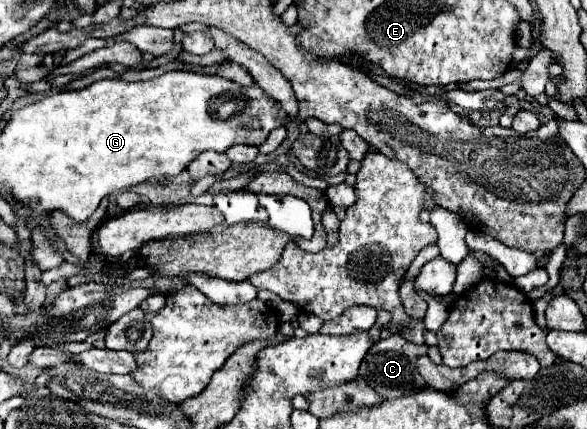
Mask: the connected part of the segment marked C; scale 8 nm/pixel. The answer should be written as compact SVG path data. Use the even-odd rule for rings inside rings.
M389 336L389 338L385 338L385 340L381 340L369 348L367 356L361 362L359 376L365 378L365 382L387 400L409 396L409 394L423 390L427 386L425 380L421 378L421 374L417 372L417 366L415 366L417 358L425 356L425 354L427 354L427 346L409 344L401 336Z

